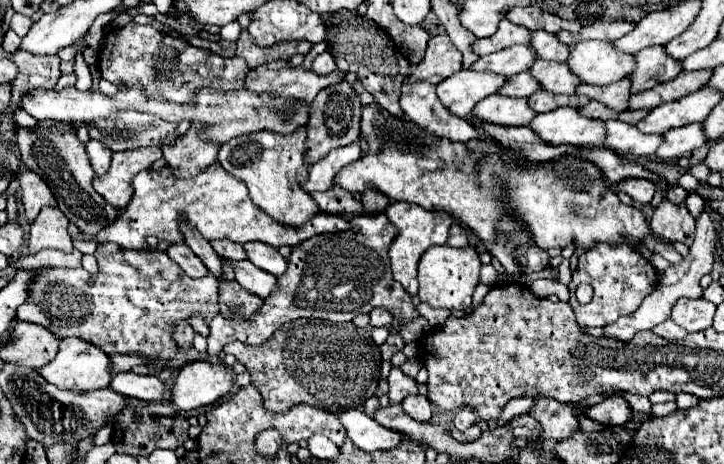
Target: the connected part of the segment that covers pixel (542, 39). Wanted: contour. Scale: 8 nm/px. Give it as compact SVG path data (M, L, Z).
M536 30L532 32L532 42L534 50L538 52L538 58L542 60L556 60L556 62L564 62L570 58L570 48L566 44L560 44L560 40L544 30Z

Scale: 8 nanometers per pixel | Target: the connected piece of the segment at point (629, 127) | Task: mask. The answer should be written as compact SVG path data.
M608 120L606 130L606 146L622 156L650 156L664 142L662 134L644 134L634 124L620 120Z

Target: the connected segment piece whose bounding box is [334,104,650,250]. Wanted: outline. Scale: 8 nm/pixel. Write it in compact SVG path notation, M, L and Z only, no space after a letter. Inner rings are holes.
M374 104L362 110L362 136L368 142L368 154L338 172L334 178L338 186L352 194L360 194L366 186L372 186L394 202L404 200L426 210L448 212L460 218L482 240L496 238L496 222L502 214L496 198L516 210L542 250L566 248L570 244L590 250L602 242L612 246L640 246L642 238L650 234L642 210L622 204L606 180L602 180L598 168L586 160L560 158L550 164L530 164L492 140L472 140L468 146L450 140L434 140L430 132L408 124L406 116L394 118ZM484 152L498 156L498 160L486 160L486 156L482 156Z

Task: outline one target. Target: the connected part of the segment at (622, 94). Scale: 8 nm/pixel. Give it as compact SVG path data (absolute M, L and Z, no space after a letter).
M618 80L608 86L590 86L590 84L580 84L576 88L576 94L586 94L592 100L598 100L618 112L628 108L628 98L630 98L630 80Z

